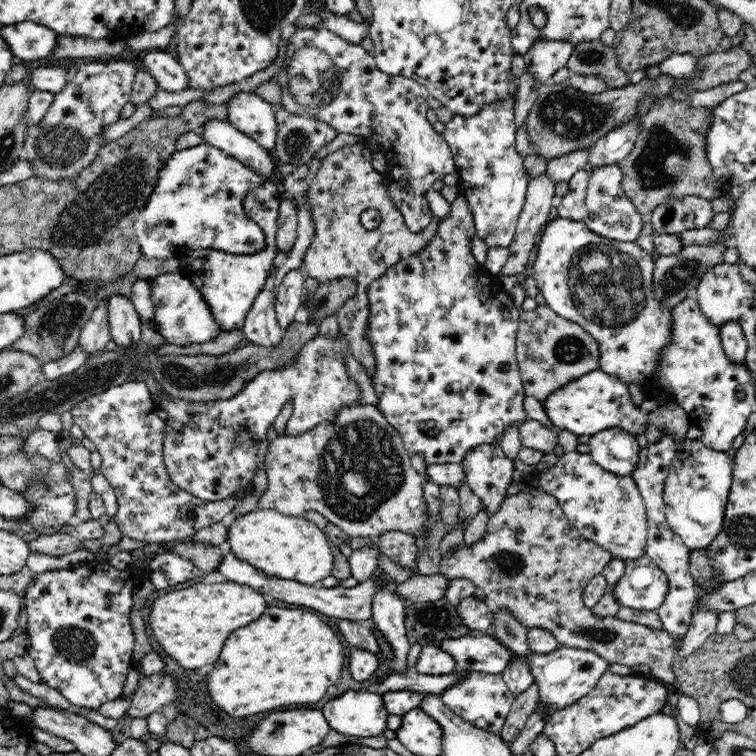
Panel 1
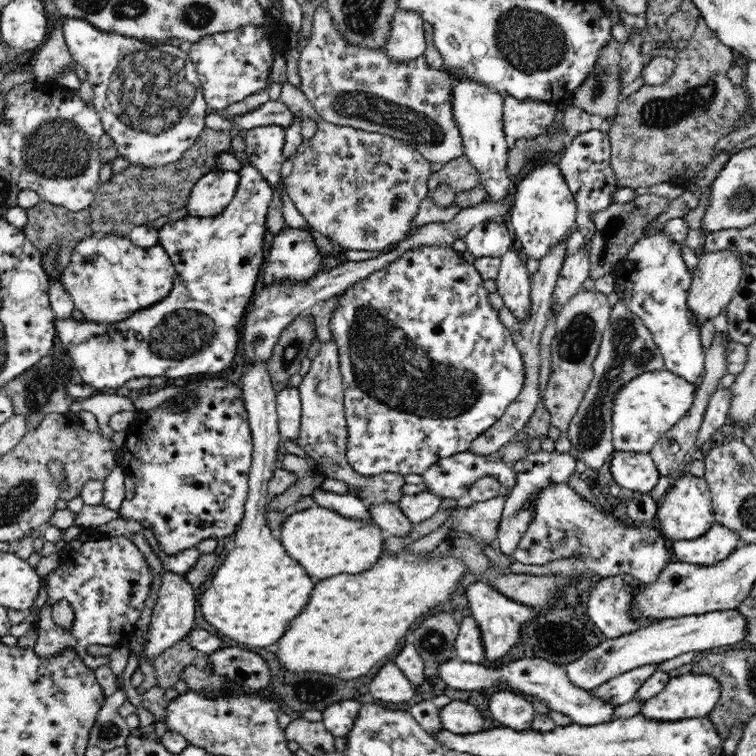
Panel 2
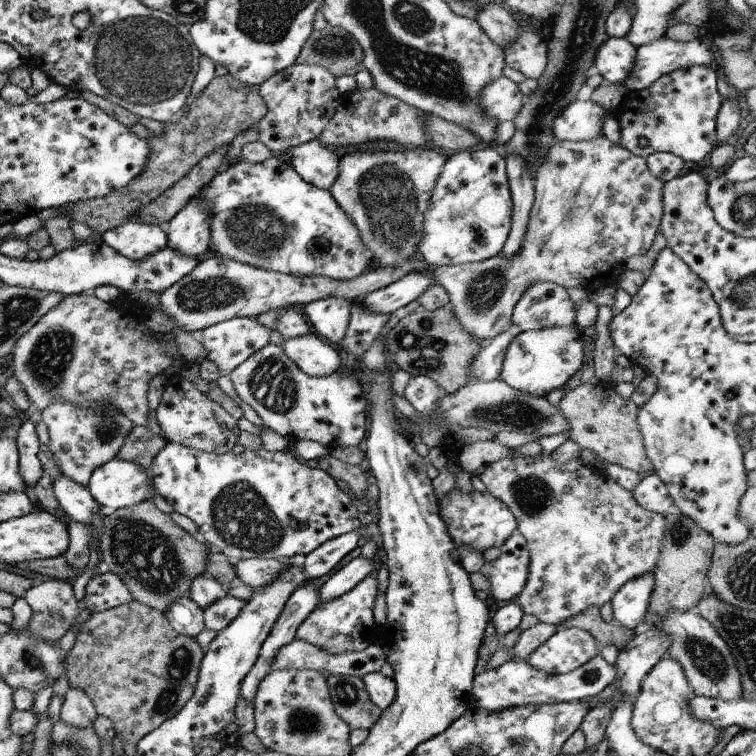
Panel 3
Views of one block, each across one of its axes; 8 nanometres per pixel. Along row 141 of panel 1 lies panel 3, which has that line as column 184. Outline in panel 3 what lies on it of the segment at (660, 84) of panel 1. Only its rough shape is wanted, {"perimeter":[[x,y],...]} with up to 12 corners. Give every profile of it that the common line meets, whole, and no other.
{"perimeter":[[149,498],[106,511],[102,568],[162,613],[207,546]]}

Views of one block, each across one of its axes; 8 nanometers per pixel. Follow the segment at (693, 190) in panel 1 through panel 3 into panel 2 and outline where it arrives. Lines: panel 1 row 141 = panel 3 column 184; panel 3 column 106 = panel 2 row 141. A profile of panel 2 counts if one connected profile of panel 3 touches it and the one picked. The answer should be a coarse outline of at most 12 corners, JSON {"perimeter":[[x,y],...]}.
{"perimeter":[[701,17],[664,85],[621,96],[616,184],[686,188],[750,126]]}

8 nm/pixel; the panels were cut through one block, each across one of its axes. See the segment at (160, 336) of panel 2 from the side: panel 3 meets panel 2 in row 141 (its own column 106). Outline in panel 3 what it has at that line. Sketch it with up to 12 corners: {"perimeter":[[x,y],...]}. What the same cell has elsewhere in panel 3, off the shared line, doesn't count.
{"perimeter":[[126,221],[100,242],[131,261],[166,246],[164,227]]}

